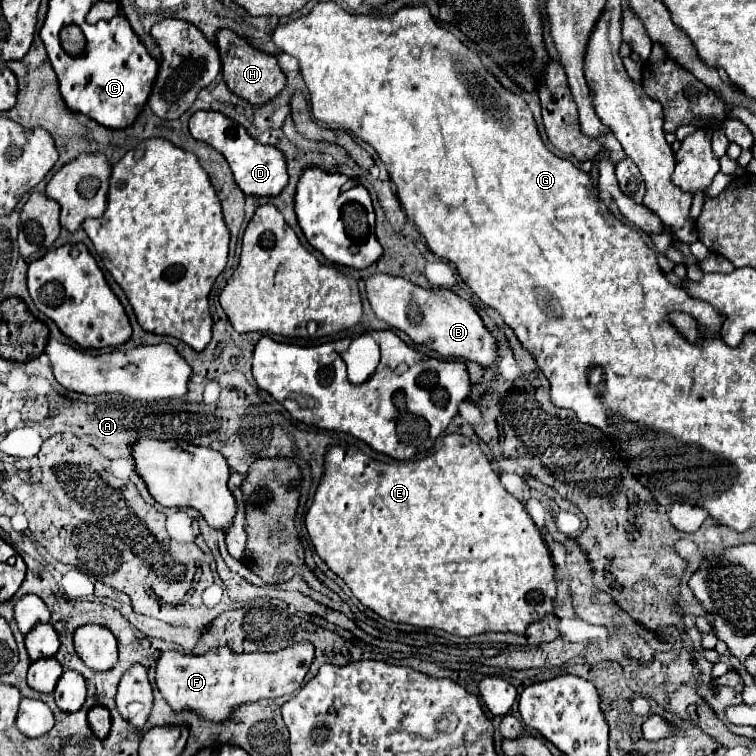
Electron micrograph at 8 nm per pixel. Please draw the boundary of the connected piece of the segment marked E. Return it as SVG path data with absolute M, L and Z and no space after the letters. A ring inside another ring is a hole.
M460 433L446 435L438 451L418 461L384 463L368 457L358 447L342 447L342 445L328 447L324 455L324 473L304 523L316 553L328 565L328 569L334 571L350 587L350 591L360 603L364 603L368 609L372 609L374 613L378 613L388 621L410 623L416 627L434 627L434 629L454 633L458 637L472 637L478 633L524 633L530 623L540 621L546 613L552 611L552 603L556 597L554 565L552 565L550 551L542 539L542 533L538 531L536 523L528 515L524 503L504 489L498 473L494 473L480 445L472 443L468 437Z

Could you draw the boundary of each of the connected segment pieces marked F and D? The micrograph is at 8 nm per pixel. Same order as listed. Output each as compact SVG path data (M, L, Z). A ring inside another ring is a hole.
M304 641L276 653L248 653L238 655L228 647L218 647L206 655L184 655L166 651L156 661L156 685L172 709L194 709L206 719L220 723L228 719L234 707L254 703L266 697L282 697L300 689L310 663L314 661L314 647Z
M196 111L190 117L190 133L194 139L206 141L226 157L238 187L244 189L246 195L278 195L286 187L288 173L284 155L274 145L262 145L252 139L240 123L232 121L220 111Z

